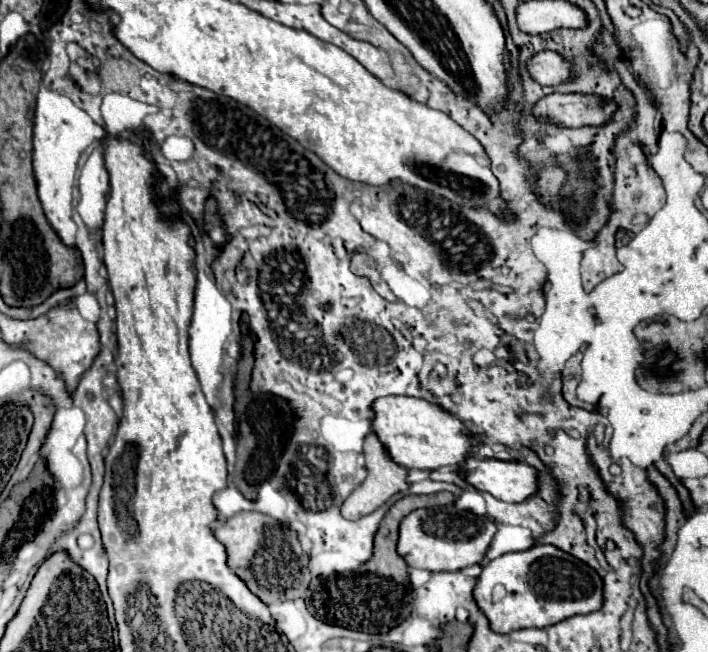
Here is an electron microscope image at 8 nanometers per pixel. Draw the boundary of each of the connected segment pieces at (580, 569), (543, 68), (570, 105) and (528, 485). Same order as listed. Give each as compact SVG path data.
M534 544L522 552L490 560L476 578L472 598L494 632L508 634L522 628L546 628L576 614L590 614L602 606L602 580L584 562L556 546Z
M550 50L534 54L526 62L526 70L528 70L530 78L534 82L538 82L540 86L556 86L572 76L570 64L566 60L562 60L560 54L550 52Z
M548 94L540 98L532 114L534 118L542 118L544 122L564 126L564 128L580 128L580 126L600 126L604 120L612 118L616 106L600 104L598 96L582 96L582 94Z
M468 456L458 474L476 490L488 492L504 502L524 502L536 492L536 470L524 462L480 460Z

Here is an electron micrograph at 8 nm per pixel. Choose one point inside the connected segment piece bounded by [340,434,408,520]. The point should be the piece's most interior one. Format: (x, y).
(385, 478)

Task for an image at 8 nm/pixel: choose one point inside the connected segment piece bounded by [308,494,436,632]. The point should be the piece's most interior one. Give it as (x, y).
(373, 599)

